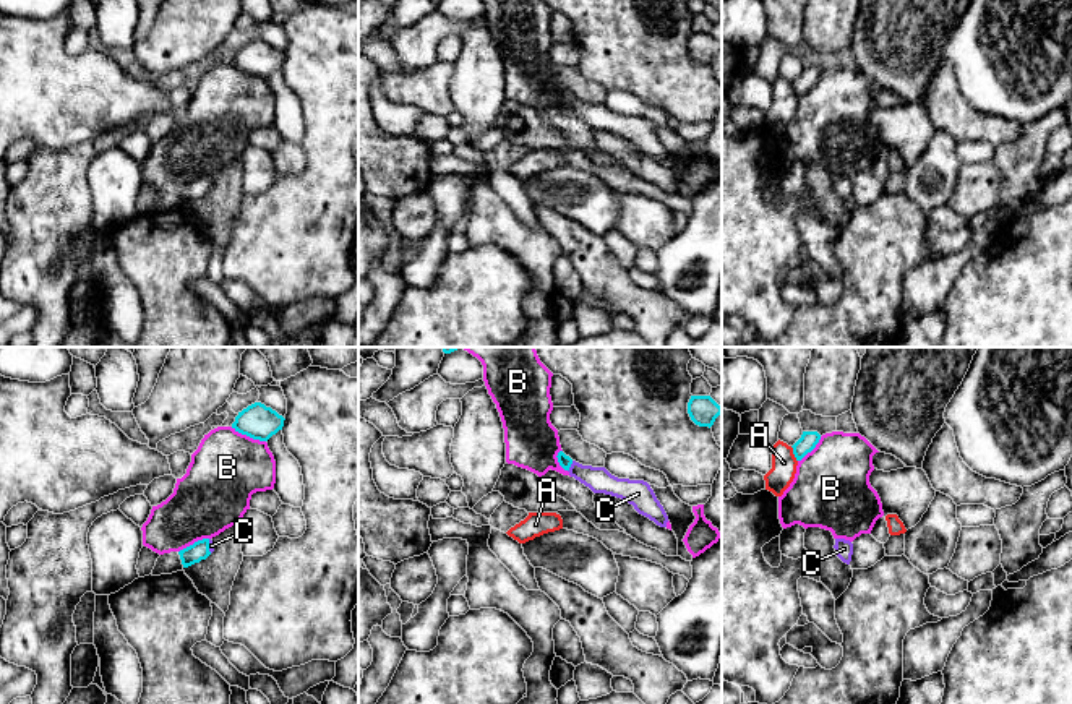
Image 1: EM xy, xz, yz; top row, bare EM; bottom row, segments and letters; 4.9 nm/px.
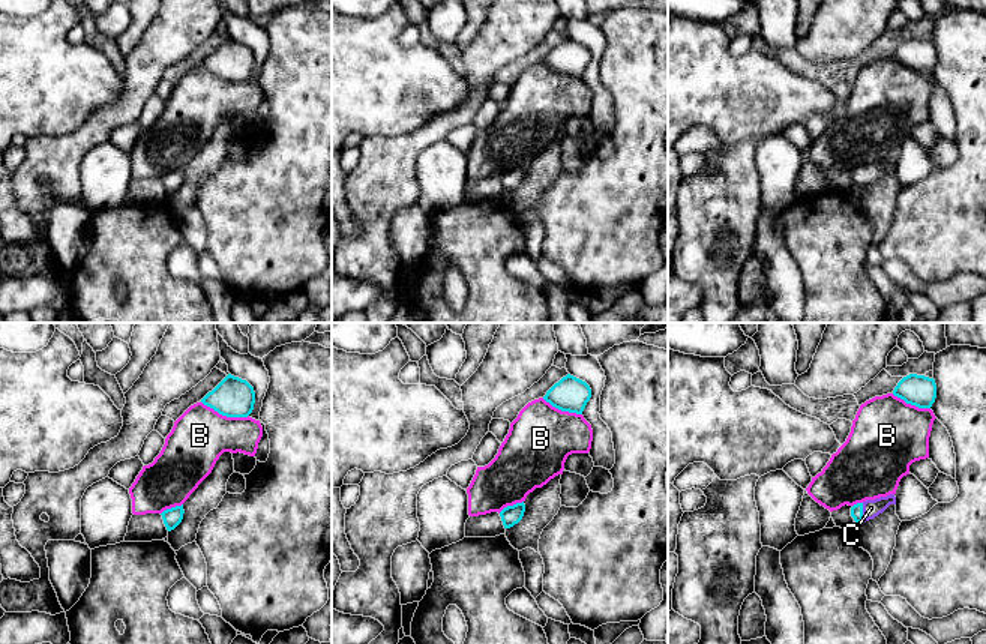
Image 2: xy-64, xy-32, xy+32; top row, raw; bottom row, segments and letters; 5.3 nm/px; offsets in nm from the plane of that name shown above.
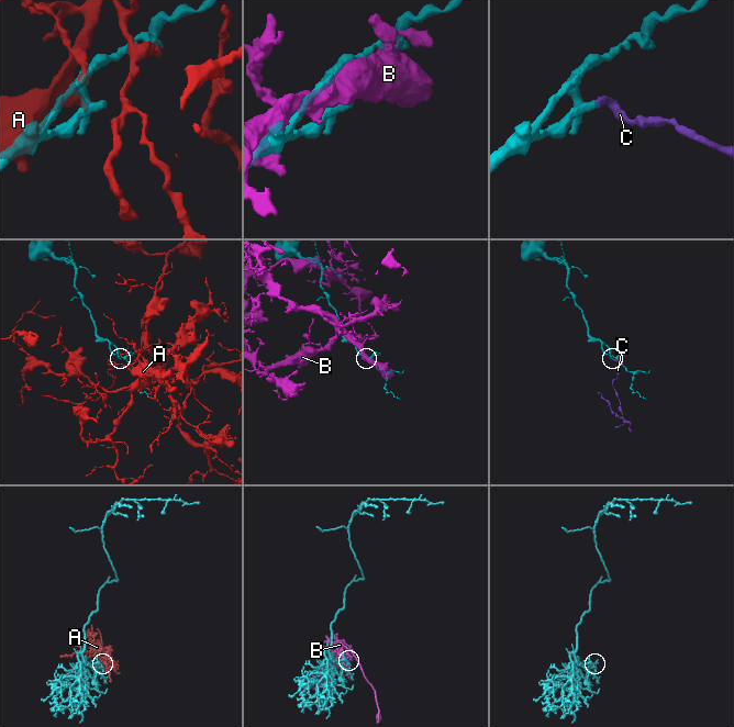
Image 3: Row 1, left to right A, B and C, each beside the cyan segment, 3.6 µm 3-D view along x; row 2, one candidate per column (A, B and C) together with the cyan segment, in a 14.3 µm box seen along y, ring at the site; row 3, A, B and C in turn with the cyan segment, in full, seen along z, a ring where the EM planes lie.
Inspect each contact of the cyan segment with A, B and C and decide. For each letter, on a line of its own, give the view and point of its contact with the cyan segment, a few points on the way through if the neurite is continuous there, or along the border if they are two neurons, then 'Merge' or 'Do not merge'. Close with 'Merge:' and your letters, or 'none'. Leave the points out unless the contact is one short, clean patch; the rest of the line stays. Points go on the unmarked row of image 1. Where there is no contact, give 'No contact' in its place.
A: Touches cyan at yz (793, 90). Do not merge
B: Touches cyan at xy (248, 72). Do not merge
C: Touches cyan at xz (570, 103). Path across: xz (565, 98), (570, 103), (597, 115). Merge
Merge: C

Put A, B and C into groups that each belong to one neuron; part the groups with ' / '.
A / B / C

